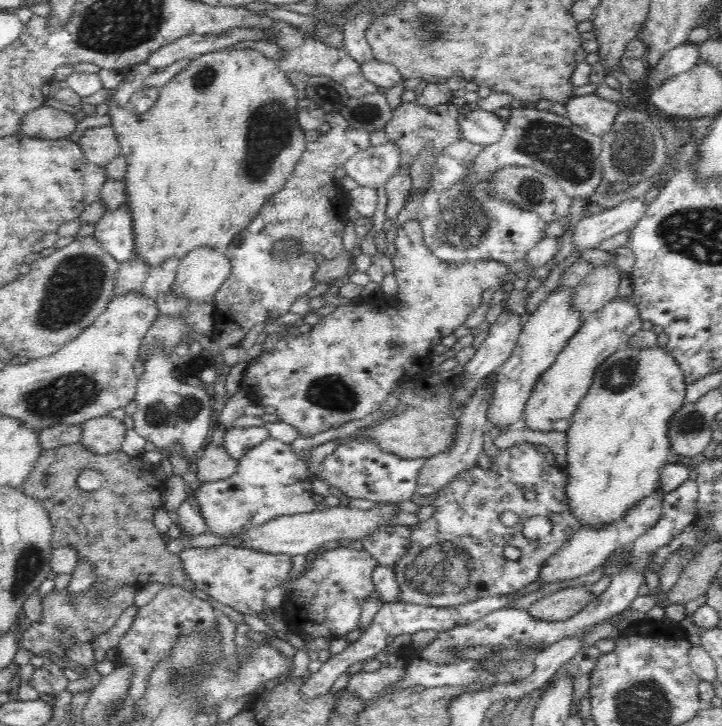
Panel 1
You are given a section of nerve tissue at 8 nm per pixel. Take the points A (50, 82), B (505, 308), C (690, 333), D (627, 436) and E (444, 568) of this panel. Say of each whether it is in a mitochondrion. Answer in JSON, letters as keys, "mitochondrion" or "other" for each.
{"A":"other","B":"other","C":"other","D":"other","E":"mitochondrion"}

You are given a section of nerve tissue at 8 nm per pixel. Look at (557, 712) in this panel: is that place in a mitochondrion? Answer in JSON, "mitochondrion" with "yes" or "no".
{"mitochondrion":"no"}

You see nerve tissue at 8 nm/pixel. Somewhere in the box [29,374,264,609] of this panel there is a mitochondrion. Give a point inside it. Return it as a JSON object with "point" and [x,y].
{"point":[159,414]}

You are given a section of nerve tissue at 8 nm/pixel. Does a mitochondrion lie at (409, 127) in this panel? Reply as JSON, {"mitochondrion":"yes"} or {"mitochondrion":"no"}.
{"mitochondrion":"no"}

